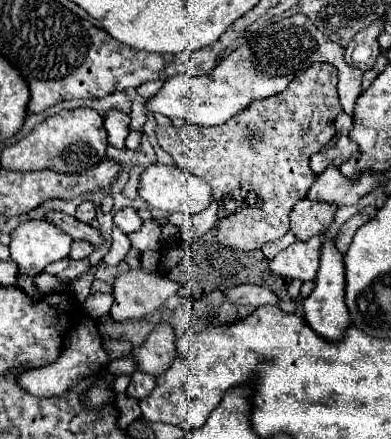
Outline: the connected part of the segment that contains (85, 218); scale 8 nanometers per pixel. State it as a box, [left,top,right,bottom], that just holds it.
[76,201,96,223]

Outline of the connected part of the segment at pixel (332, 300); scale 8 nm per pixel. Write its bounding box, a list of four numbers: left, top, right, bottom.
[304,239,350,341]

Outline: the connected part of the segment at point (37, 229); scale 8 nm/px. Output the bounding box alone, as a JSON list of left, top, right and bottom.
[10,221,72,299]

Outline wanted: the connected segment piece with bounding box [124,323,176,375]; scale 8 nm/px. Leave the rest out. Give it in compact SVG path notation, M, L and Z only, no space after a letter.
M158 323L150 337L140 347L132 347L130 353L124 357L130 357L136 363L136 371L148 373L148 375L160 375L176 355L176 345L174 345L174 329L168 323Z

